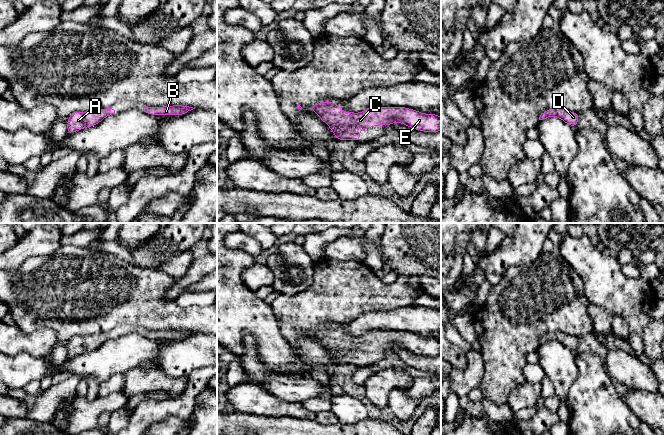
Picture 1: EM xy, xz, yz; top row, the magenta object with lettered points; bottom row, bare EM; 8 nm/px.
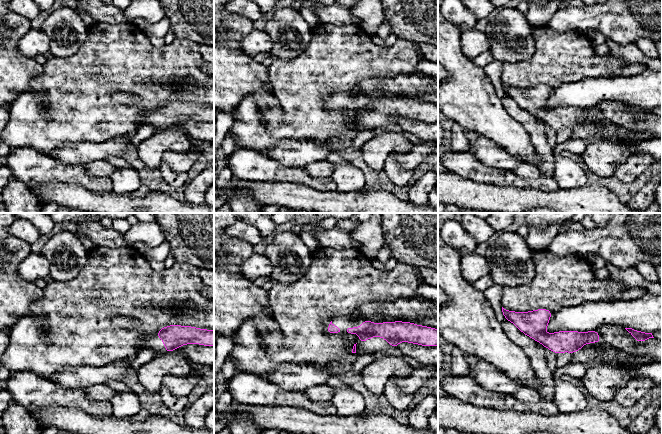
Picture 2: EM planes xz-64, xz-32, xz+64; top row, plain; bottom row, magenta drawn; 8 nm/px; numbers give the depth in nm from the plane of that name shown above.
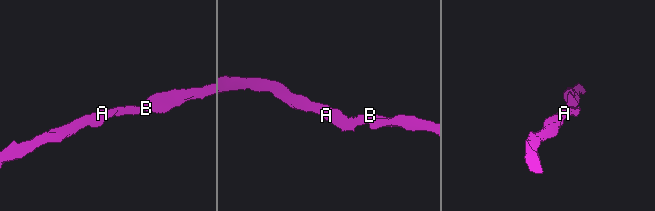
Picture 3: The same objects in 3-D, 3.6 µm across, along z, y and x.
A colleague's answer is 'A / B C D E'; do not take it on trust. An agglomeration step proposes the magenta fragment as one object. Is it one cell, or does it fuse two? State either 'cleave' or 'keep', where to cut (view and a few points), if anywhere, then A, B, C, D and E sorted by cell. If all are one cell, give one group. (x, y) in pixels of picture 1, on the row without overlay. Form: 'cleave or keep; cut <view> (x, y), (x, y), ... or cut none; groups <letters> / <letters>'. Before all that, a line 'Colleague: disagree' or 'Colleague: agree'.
Colleague: disagree
keep; cut none; groups A B C D E

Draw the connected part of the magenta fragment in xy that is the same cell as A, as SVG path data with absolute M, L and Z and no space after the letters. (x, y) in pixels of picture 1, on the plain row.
M115 332L99 333L96 335L73 336L69 339L67 356L74 357L86 351L92 351L101 346L108 339L115 339L118 334Z

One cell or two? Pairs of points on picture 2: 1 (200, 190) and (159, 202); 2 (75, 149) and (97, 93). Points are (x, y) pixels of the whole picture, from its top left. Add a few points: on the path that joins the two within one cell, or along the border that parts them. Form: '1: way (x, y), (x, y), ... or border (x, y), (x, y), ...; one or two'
1: border (184, 200), (187, 202); two
2: border (100, 141), (66, 142), (54, 149); two

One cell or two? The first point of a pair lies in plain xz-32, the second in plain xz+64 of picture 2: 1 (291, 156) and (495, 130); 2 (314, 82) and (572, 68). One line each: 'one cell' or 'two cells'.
1: two cells
2: one cell

